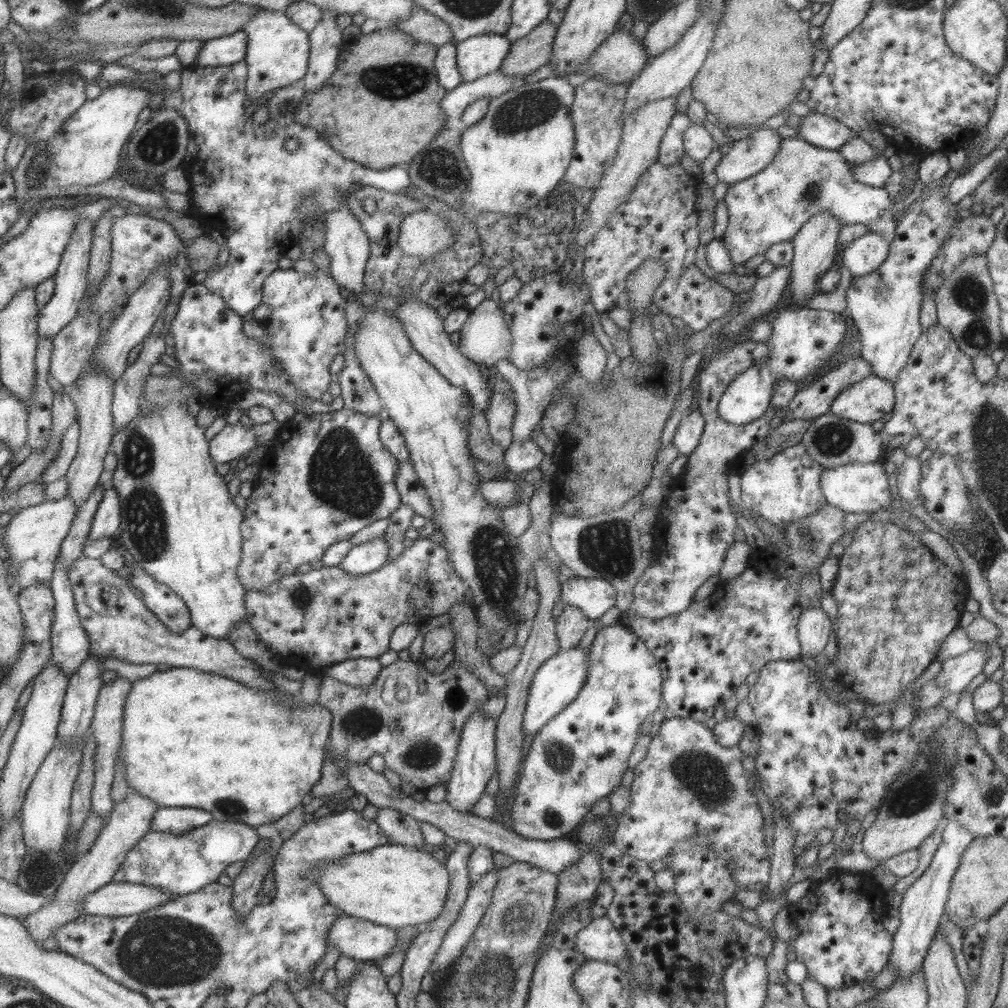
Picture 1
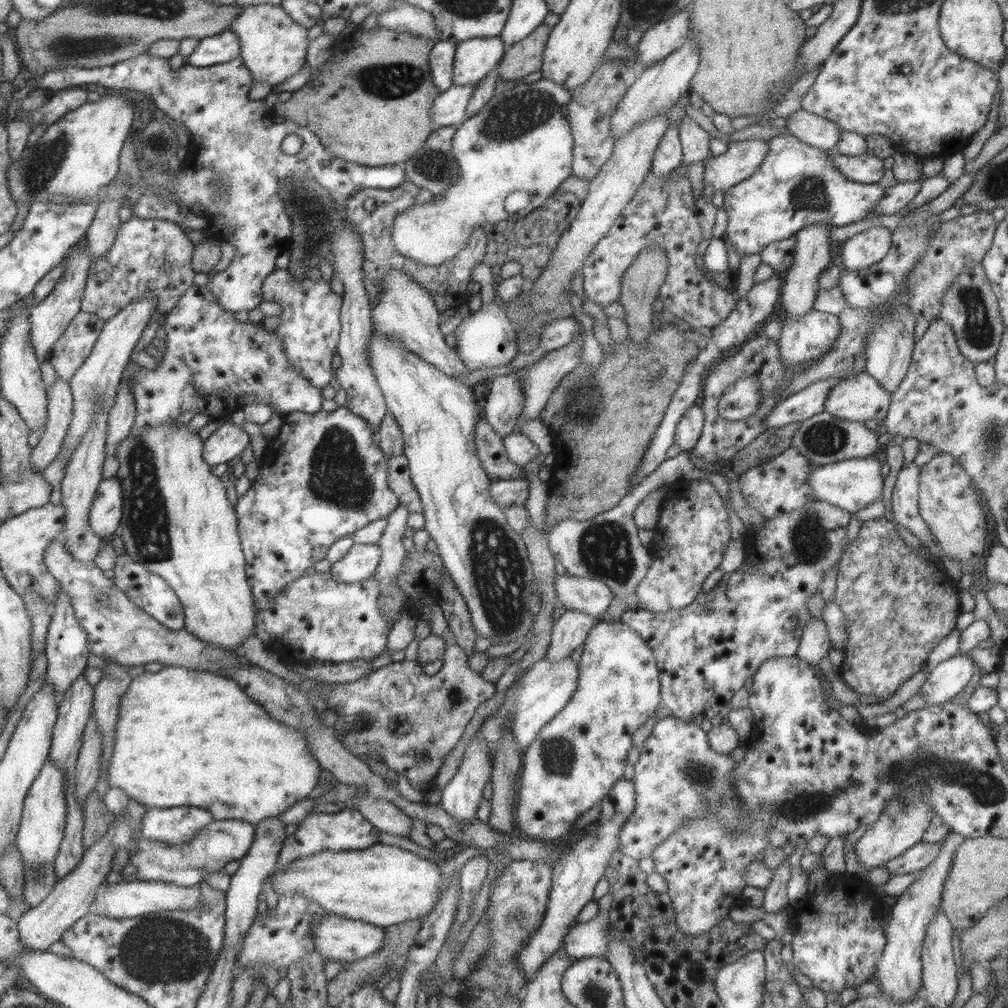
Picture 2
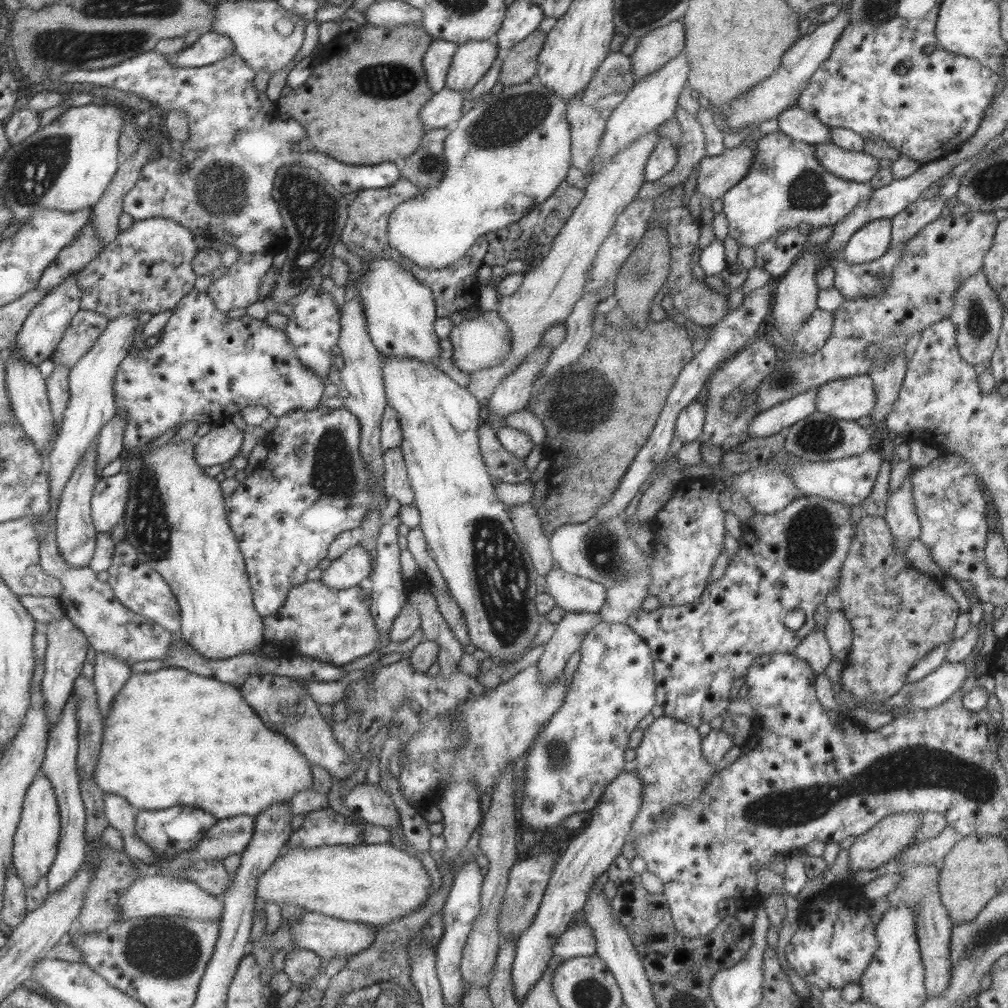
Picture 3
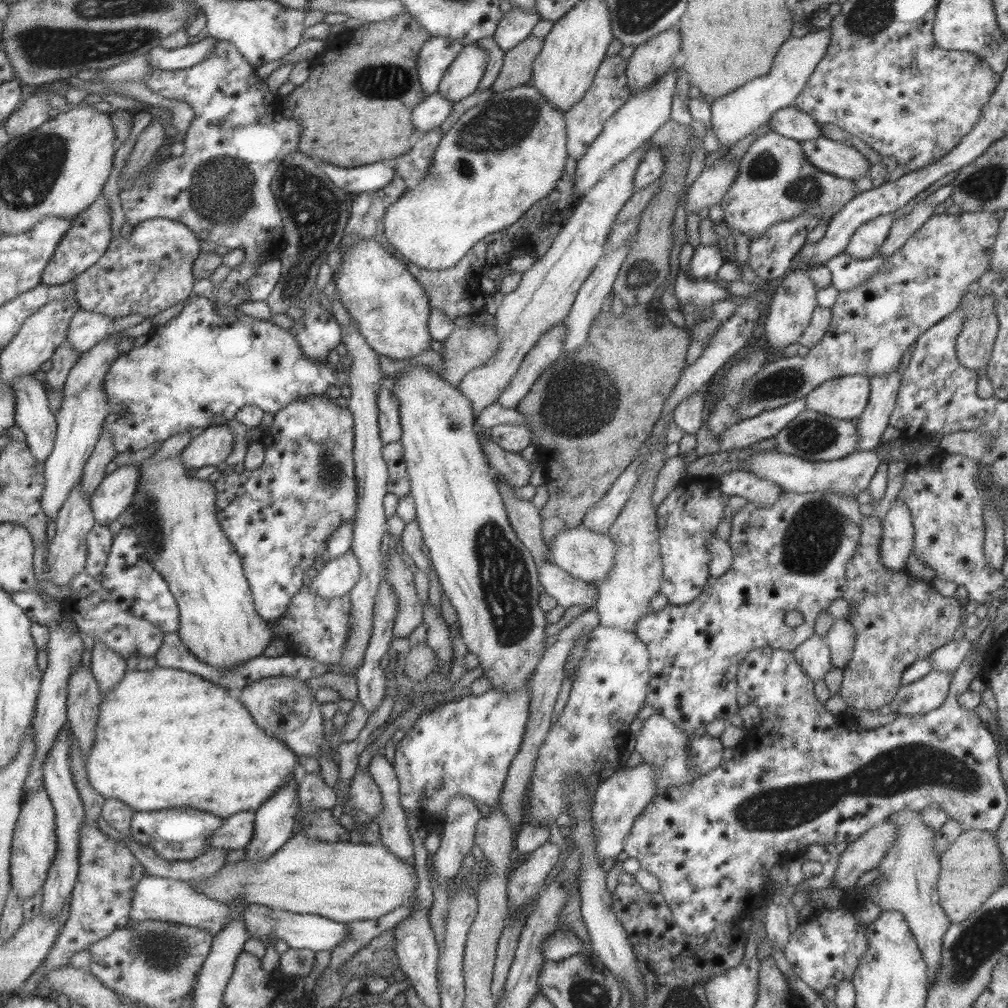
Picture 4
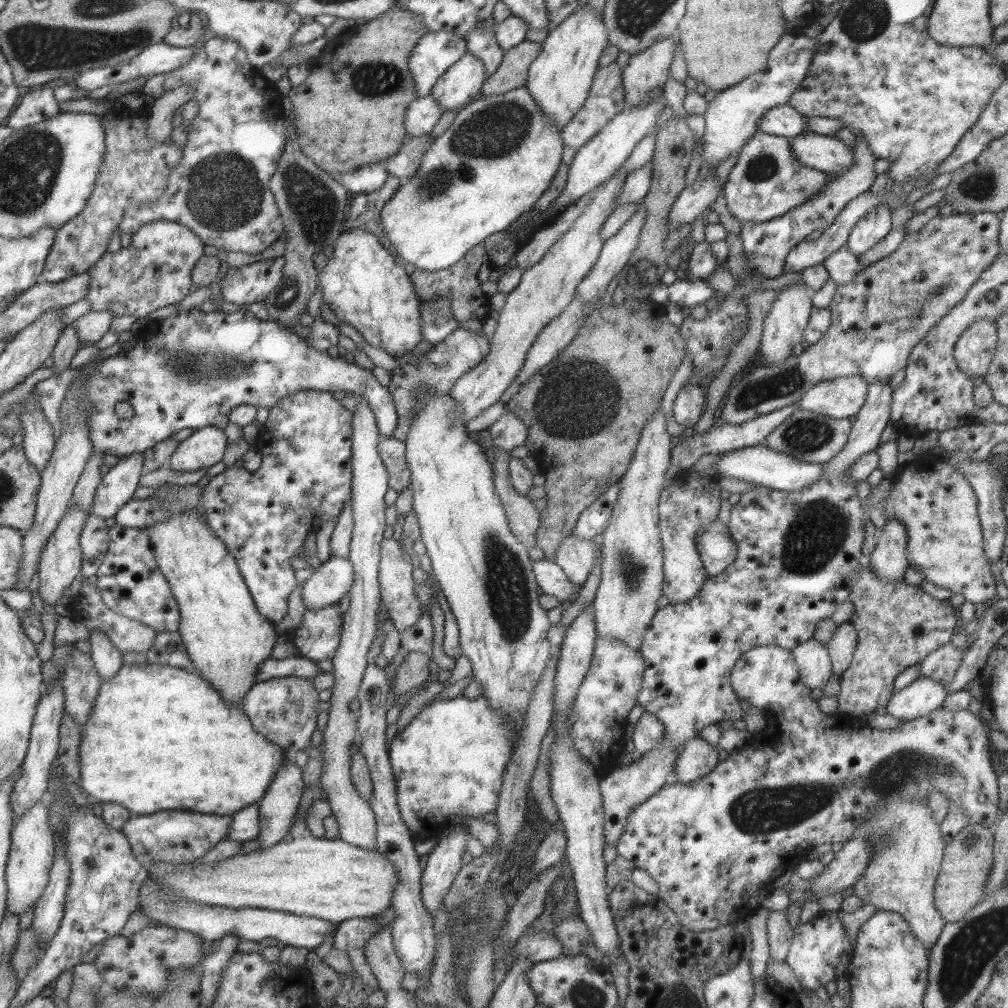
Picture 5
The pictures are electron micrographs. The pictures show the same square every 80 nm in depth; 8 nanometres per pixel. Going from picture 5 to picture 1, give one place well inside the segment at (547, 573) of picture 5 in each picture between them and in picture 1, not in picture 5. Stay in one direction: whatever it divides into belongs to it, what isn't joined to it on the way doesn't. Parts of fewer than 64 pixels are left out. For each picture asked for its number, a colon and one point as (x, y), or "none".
1: (592, 597)
2: (590, 597)
3: (573, 594)
4: (567, 591)

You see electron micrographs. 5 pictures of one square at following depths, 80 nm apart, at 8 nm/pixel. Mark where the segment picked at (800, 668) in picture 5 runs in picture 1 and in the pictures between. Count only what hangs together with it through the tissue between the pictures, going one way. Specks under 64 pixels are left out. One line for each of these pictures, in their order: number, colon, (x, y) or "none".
1: (813, 629)
2: (813, 645)
3: (813, 649)
4: (813, 656)

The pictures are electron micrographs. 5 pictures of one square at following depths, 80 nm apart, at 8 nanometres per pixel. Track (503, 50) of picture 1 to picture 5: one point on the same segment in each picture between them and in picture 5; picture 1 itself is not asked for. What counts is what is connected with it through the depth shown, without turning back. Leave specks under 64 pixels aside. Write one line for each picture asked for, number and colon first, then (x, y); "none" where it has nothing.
2: (474, 59)
3: (471, 60)
4: (462, 77)
5: (462, 81)

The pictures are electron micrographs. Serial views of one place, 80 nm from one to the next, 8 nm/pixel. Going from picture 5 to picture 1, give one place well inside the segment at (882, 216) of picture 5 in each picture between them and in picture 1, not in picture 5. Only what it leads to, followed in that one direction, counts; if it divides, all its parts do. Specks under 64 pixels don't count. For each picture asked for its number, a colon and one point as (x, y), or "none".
1: (862, 255)
2: (862, 249)
3: (867, 243)
4: (865, 239)

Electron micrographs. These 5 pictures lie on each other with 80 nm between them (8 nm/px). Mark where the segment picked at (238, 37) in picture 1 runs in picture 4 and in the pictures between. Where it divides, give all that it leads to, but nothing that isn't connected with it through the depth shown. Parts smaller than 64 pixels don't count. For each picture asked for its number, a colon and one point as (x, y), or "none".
2: (220, 48)
3: (209, 47)
4: (179, 58)

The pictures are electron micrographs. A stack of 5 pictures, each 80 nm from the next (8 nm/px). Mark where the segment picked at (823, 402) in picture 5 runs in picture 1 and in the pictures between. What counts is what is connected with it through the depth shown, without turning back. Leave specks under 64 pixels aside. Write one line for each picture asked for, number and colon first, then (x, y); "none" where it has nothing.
1: (865, 401)
2: (858, 398)
3: (850, 398)
4: (844, 397)

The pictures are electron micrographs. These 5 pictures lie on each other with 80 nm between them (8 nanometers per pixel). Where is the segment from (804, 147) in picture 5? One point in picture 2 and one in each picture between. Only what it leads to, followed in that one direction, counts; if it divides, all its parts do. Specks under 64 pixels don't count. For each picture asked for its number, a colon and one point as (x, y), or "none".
2: (865, 169)
3: (857, 166)
4: (844, 161)

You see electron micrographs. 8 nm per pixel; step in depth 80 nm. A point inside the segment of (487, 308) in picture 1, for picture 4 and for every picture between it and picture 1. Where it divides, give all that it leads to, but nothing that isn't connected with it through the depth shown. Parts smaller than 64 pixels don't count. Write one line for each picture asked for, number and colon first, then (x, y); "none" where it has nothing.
2: (484, 338)
3: (478, 343)
4: (465, 348)

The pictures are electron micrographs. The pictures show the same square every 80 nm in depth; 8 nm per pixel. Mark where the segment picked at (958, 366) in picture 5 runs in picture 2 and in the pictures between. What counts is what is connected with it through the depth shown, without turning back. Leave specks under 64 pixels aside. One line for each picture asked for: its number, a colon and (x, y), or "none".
2: (969, 306)
3: (976, 310)
4: (974, 344)

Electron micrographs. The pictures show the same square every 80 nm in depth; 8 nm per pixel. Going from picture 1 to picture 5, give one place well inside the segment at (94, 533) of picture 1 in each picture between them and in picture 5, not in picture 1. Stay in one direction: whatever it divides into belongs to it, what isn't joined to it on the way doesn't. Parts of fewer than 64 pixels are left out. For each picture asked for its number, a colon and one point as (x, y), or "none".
2: (104, 517)
3: (109, 495)
4: (114, 493)
5: (116, 486)

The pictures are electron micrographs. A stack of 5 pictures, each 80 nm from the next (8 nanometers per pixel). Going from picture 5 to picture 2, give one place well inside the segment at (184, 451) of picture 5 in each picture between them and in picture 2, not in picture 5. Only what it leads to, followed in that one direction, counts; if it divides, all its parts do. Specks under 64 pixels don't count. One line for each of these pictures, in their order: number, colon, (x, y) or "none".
2: (228, 440)
3: (221, 442)
4: (214, 443)

